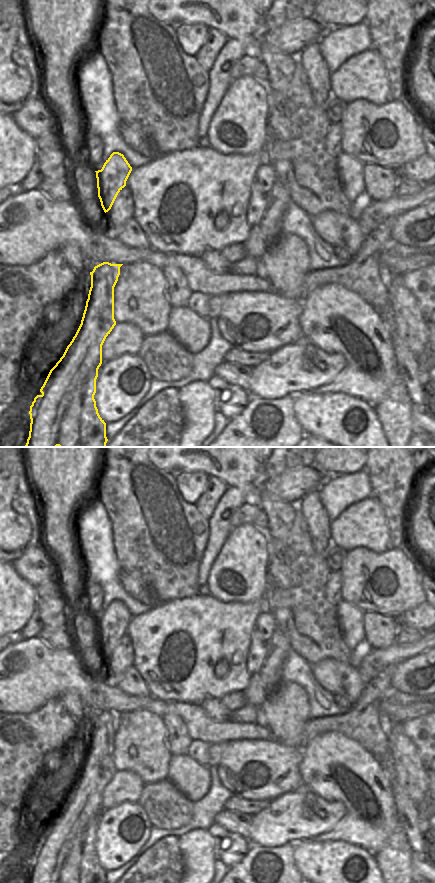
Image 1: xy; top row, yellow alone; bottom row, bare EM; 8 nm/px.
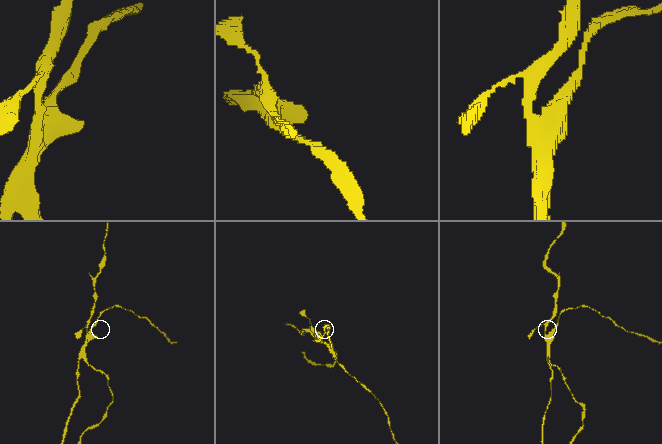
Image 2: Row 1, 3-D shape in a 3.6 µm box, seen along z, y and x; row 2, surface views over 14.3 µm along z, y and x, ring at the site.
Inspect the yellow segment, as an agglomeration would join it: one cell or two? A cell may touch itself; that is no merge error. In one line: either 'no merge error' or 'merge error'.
merge error

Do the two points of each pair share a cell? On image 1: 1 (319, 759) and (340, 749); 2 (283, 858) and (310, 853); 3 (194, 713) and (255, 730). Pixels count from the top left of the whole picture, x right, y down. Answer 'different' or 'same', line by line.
1: same
2: different
3: same

